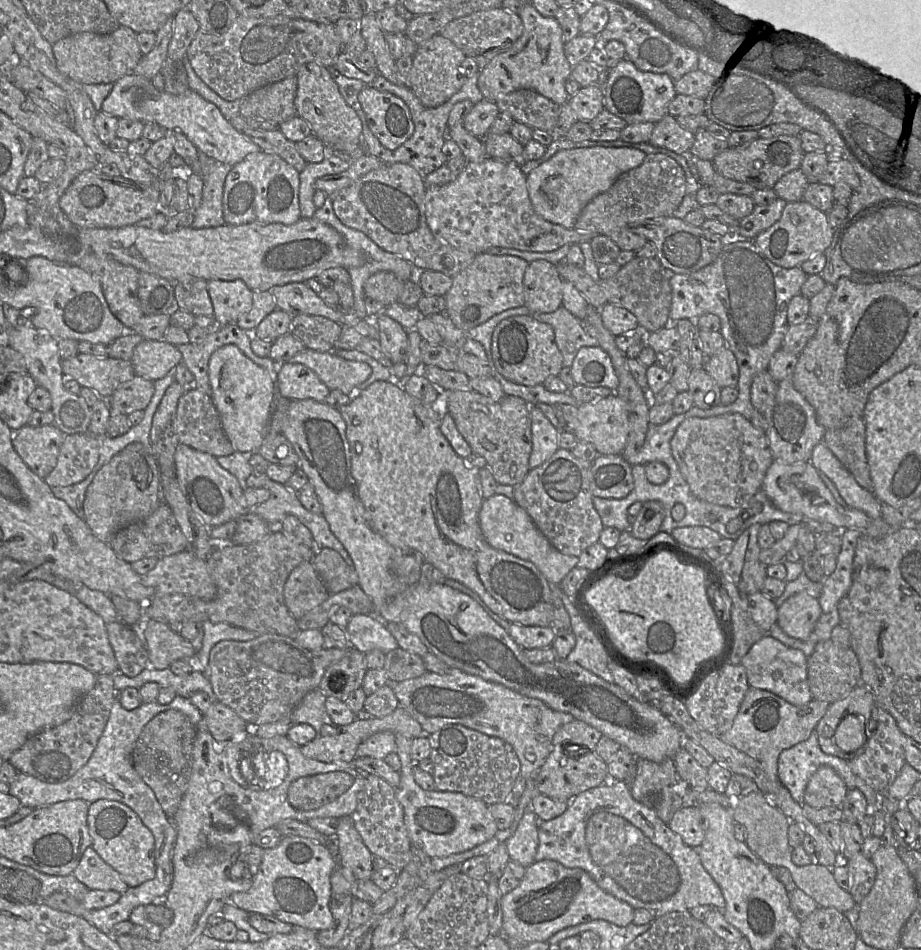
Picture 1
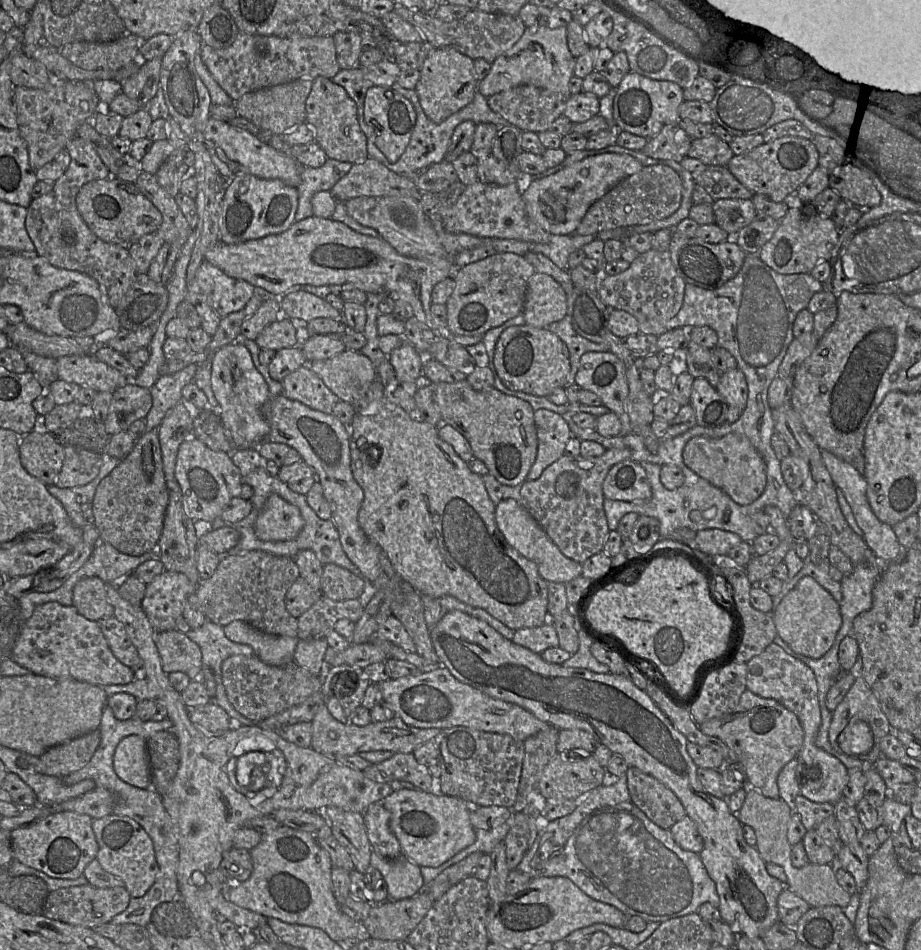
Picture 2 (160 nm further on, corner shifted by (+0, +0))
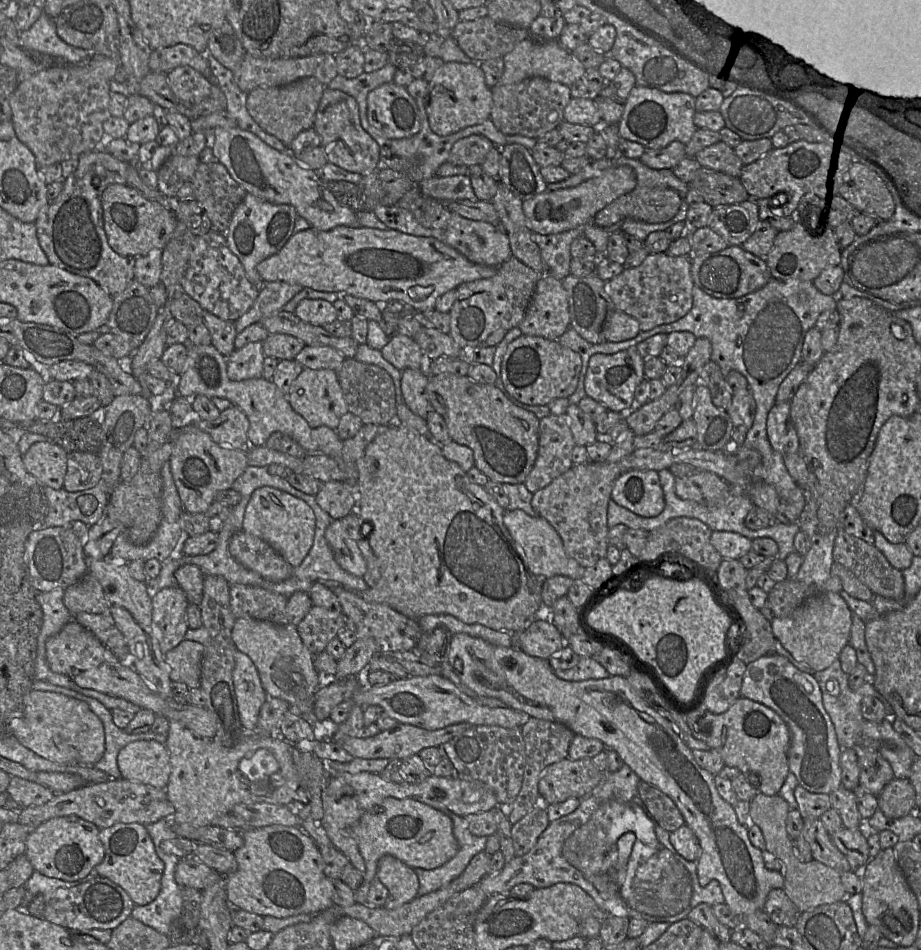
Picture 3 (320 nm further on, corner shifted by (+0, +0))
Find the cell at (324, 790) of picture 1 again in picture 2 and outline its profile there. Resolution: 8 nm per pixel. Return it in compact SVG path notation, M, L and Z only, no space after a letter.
M395 753L390 759L371 765L362 772L373 782L405 781L424 792L431 792L433 783L427 765L419 764L412 753Z

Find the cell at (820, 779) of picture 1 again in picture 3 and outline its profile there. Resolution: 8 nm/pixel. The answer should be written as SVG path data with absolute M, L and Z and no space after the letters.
M779 654L764 655L758 658L757 660L747 664L746 671L744 673L743 680L742 680L742 685L740 688L740 697L748 698L750 700L761 703L771 708L786 723L790 731L790 746L787 753L789 771L795 775L795 777L797 778L798 784L800 786L810 791L811 793L820 793L820 794L828 794L828 795L834 792L835 790L837 790L838 788L842 787L841 767L840 767L840 756L841 756L842 748L838 742L834 725L823 706L822 694L821 694L819 685L812 675L800 671L787 658Z

